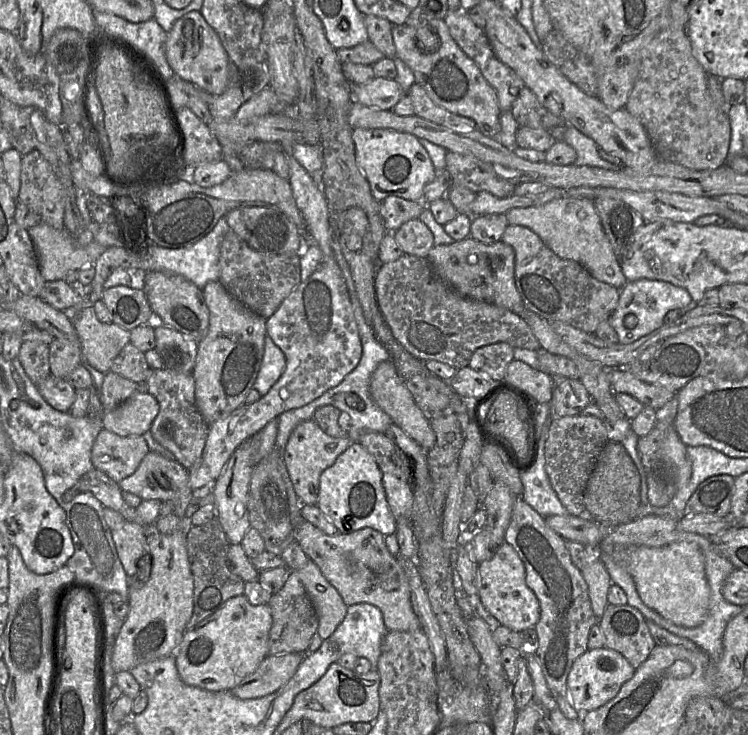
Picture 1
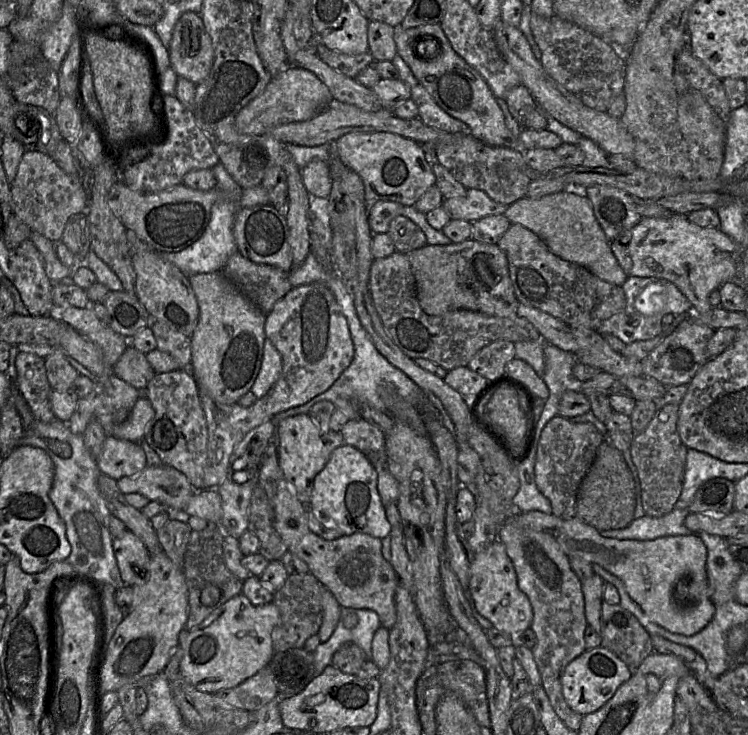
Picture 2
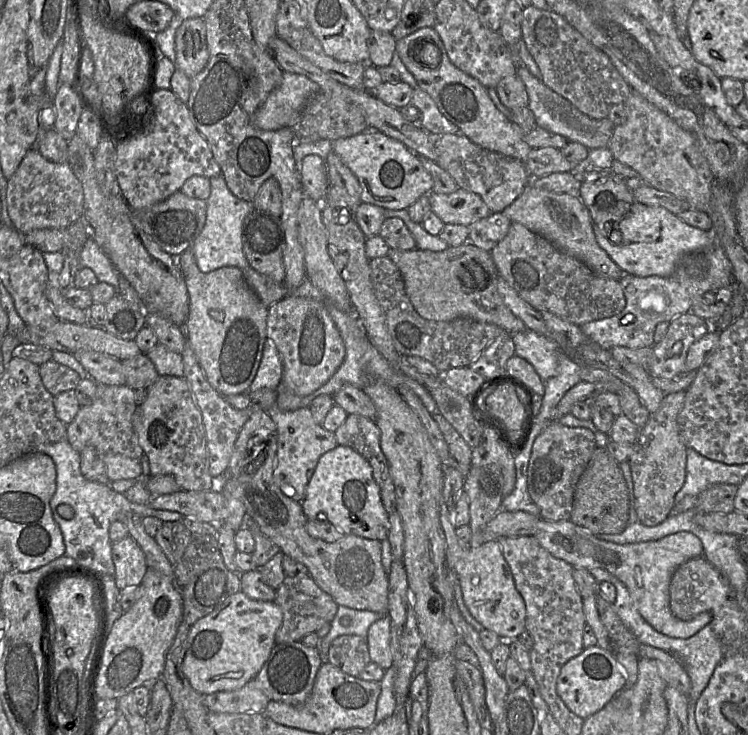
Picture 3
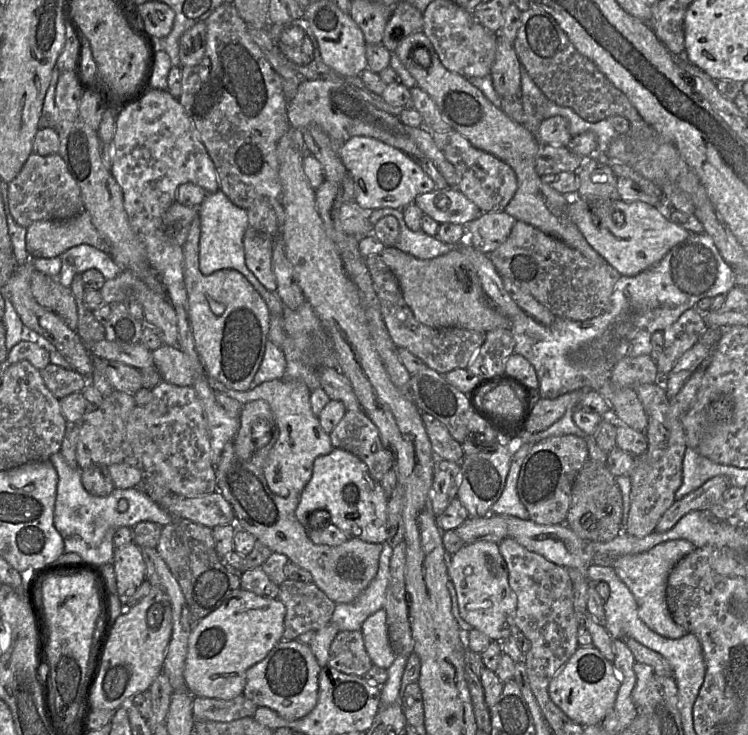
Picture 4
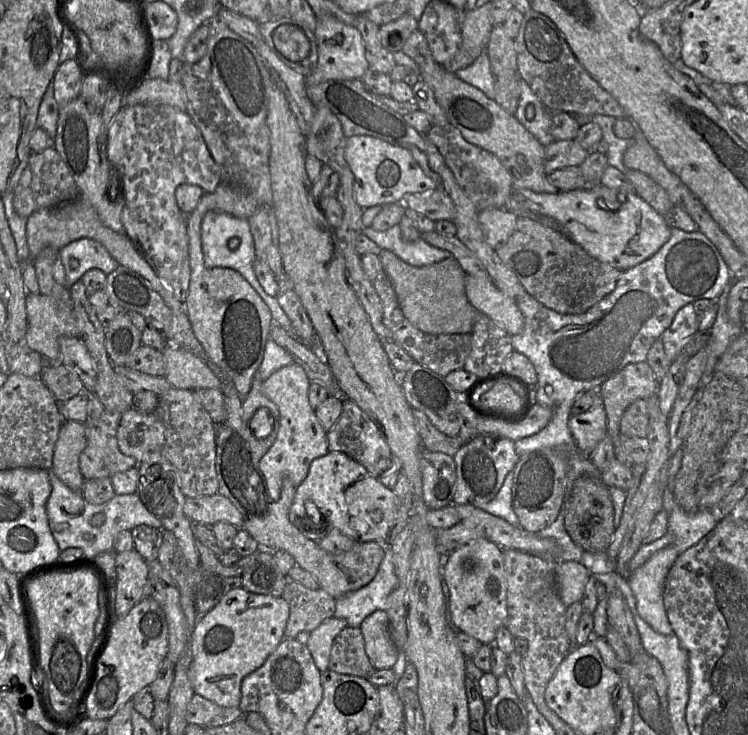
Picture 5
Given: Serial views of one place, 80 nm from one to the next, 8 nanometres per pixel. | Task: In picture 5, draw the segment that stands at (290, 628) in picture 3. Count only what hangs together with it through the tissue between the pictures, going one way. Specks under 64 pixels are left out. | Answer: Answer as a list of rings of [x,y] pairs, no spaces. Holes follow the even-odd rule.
[[[289,580],[282,598],[289,605],[284,638],[295,638],[300,632],[311,632],[324,620],[333,617],[335,599],[321,588],[312,590]]]

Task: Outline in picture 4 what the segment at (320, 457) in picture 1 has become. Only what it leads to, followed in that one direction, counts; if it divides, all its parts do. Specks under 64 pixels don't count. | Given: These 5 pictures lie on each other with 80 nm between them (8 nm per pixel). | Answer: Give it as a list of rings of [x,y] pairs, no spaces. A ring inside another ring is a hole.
[[[208,378],[210,387],[244,405],[254,400],[266,401],[279,428],[279,437],[271,449],[264,466],[264,476],[272,493],[281,497],[290,494],[300,496],[310,481],[316,458],[329,454],[334,448],[329,434],[320,425],[310,406],[310,389],[300,380],[282,378],[264,382],[247,391],[236,391],[224,384]]]

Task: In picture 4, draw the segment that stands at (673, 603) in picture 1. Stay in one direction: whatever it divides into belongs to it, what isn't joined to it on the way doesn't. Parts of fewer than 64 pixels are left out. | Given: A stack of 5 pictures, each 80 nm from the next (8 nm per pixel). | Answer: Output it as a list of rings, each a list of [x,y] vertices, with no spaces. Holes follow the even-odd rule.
[[[503,516],[507,521],[509,538],[531,552],[535,552],[552,563],[566,568],[588,568],[593,565],[593,556],[586,551],[587,542],[579,538],[565,523],[541,525],[528,519]],[[685,539],[670,540],[642,553],[620,556],[610,566],[633,594],[642,621],[651,630],[668,639],[679,639],[688,634],[686,629],[675,623],[669,612],[666,601],[668,576],[673,567],[696,548]]]

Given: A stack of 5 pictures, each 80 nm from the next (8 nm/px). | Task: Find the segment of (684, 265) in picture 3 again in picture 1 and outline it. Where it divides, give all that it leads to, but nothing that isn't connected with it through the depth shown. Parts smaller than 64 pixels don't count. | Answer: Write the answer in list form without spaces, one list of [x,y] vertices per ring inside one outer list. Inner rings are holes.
[[[660,280],[629,281],[619,290],[618,306],[609,317],[609,323],[616,331],[619,343],[625,345],[631,344],[662,327],[664,317],[670,310],[686,308],[693,302],[686,289]]]

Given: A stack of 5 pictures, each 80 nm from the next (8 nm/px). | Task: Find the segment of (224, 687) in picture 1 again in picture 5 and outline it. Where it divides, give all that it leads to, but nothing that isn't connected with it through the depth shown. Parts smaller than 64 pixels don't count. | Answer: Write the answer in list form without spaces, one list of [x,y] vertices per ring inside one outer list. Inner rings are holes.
[[[243,587],[232,589],[204,616],[199,617],[192,632],[192,662],[189,679],[194,693],[223,707],[238,707],[242,680],[259,668],[284,639],[289,605],[280,597],[257,594]]]

